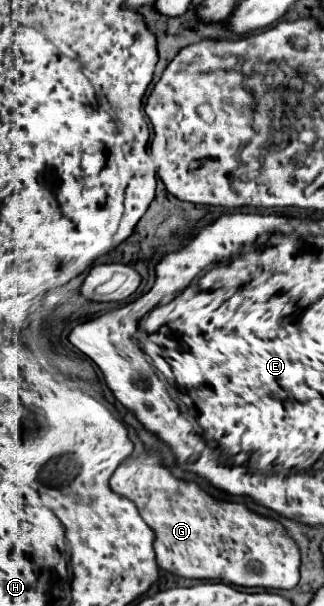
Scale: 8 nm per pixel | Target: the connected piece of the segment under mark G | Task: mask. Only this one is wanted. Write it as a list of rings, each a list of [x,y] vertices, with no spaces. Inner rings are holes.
[[[144,451],[140,457],[128,457],[110,479],[112,491],[128,497],[154,531],[160,569],[178,577],[216,579],[238,587],[296,587],[300,581],[300,547],[292,543],[288,529],[278,519],[258,515],[242,501],[220,501],[198,483],[176,479],[162,463],[160,453]]]

